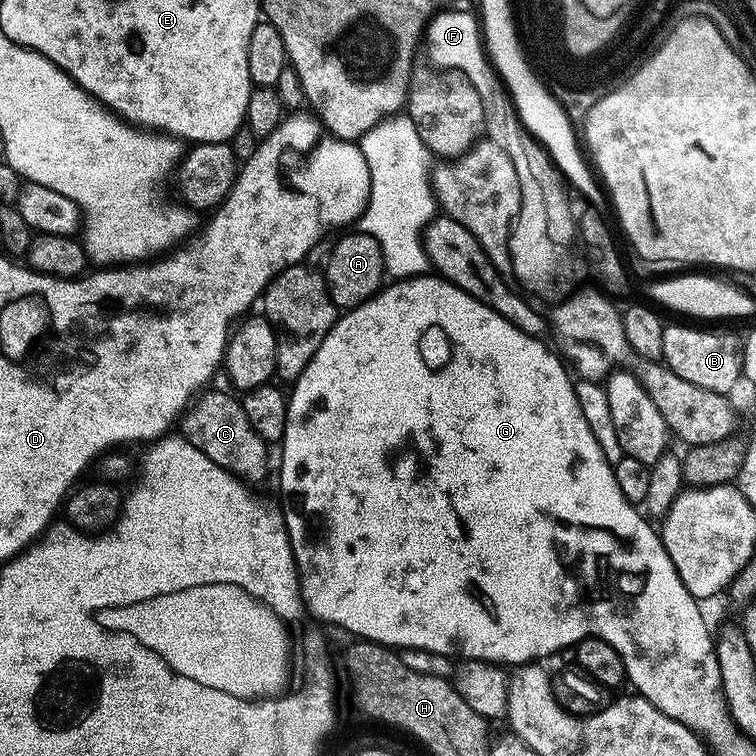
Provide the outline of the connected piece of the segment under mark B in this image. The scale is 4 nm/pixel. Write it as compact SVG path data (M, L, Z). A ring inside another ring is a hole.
M691 323L671 324L665 327L662 334L663 363L678 378L686 378L686 382L694 382L694 386L702 386L702 390L714 390L725 394L731 393L736 383L741 383L744 358L742 340L732 332L711 332L711 327L691 328Z

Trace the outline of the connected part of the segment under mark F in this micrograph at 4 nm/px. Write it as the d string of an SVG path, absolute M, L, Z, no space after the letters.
M448 8L438 12L429 20L425 28L424 50L428 52L427 59L439 68L456 68L470 78L471 85L482 99L484 118L484 133L487 139L501 146L502 149L512 150L512 147L524 139L519 119L496 69L488 60L481 37L481 25L475 13Z

